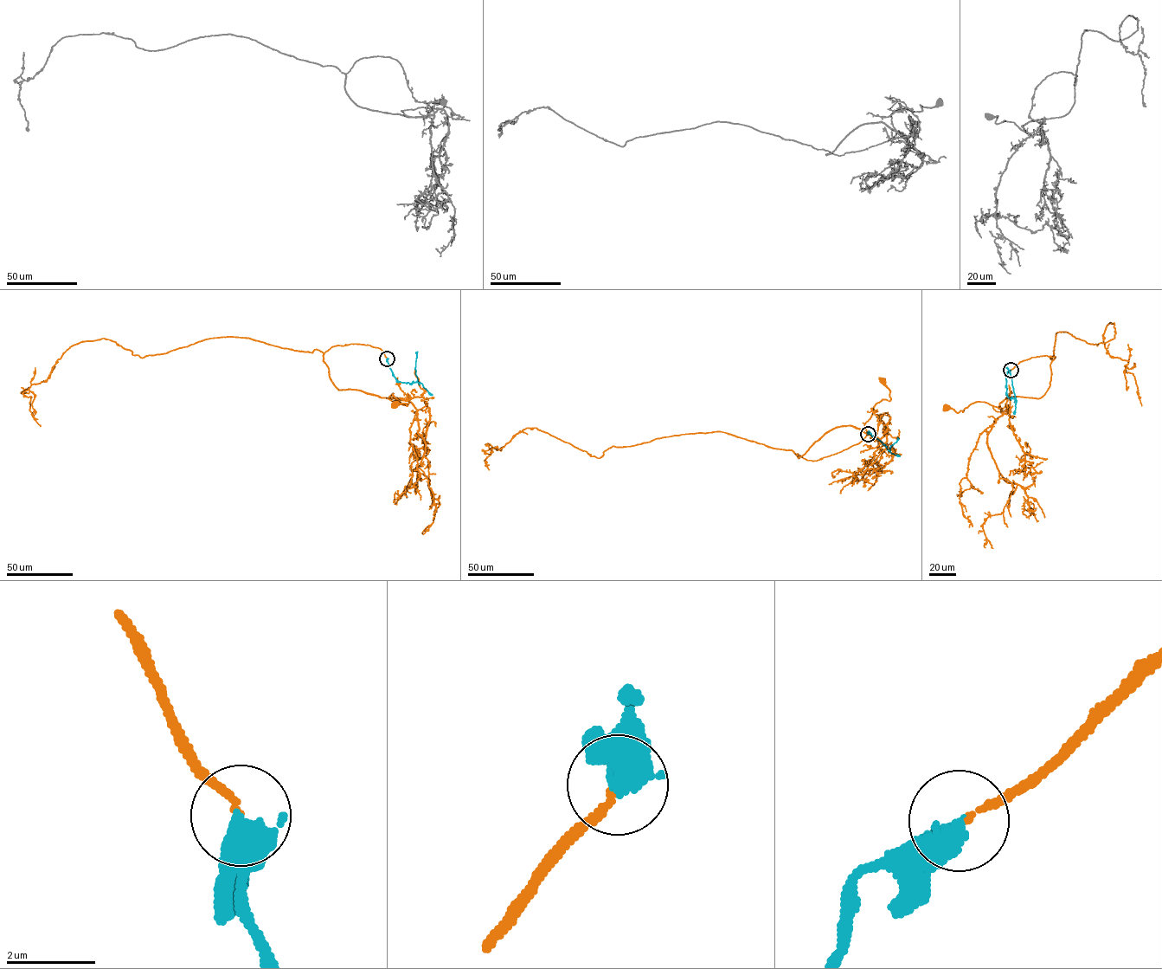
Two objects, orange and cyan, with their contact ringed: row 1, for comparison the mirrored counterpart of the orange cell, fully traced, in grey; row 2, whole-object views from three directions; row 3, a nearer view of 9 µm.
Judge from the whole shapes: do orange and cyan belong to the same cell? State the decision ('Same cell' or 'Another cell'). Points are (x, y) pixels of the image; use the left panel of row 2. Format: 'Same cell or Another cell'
Same cell

